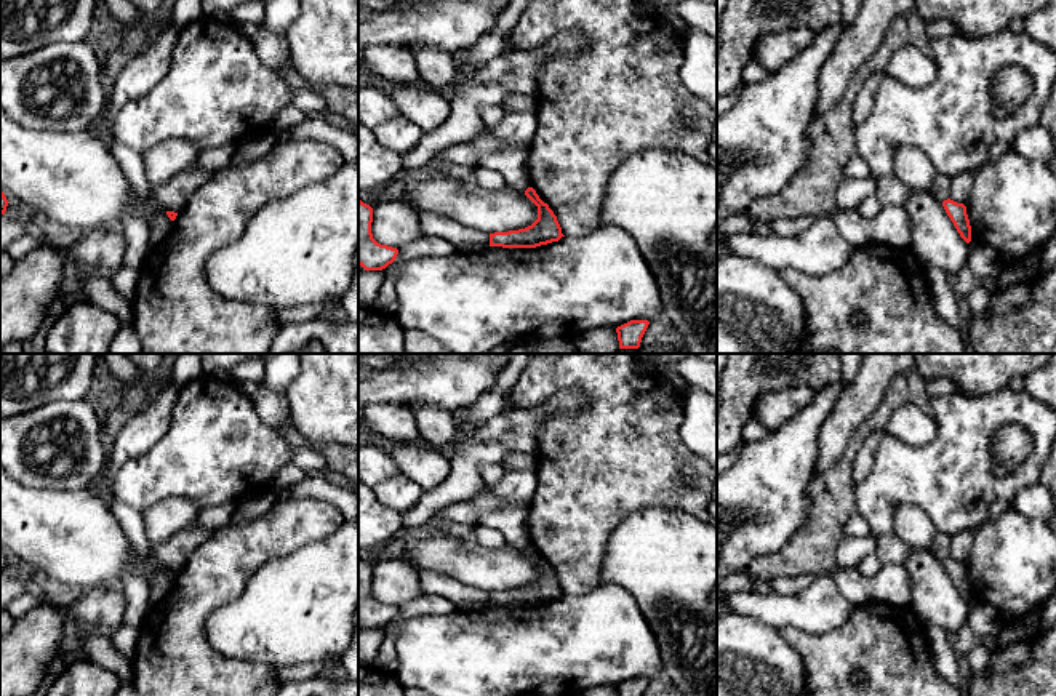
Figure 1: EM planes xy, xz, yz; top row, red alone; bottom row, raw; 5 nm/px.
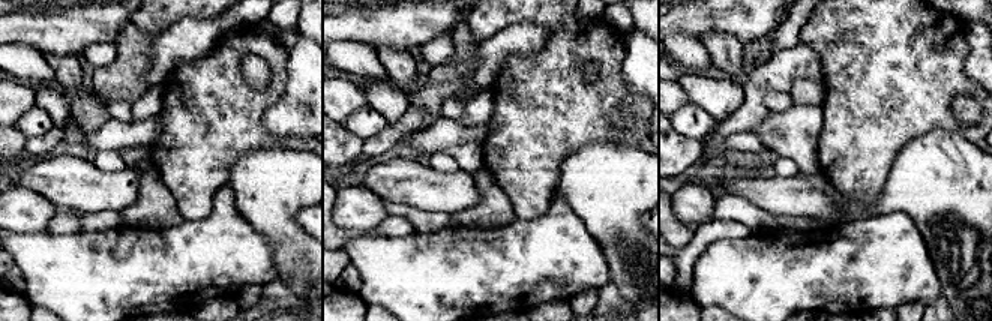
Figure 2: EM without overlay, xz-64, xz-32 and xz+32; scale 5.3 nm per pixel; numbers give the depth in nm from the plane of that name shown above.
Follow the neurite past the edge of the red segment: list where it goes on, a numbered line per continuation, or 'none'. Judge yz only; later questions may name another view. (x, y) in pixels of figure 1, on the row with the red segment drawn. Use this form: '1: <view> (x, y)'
none

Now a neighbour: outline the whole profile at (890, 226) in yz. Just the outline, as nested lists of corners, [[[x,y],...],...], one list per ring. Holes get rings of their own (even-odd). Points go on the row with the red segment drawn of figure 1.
[[[886,205],[870,218],[854,210],[834,210],[830,214],[840,235],[853,246],[888,245],[894,248],[910,246],[912,226],[904,206]]]

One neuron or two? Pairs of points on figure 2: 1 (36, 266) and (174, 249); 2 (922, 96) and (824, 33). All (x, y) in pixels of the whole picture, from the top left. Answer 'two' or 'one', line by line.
1: one
2: one

